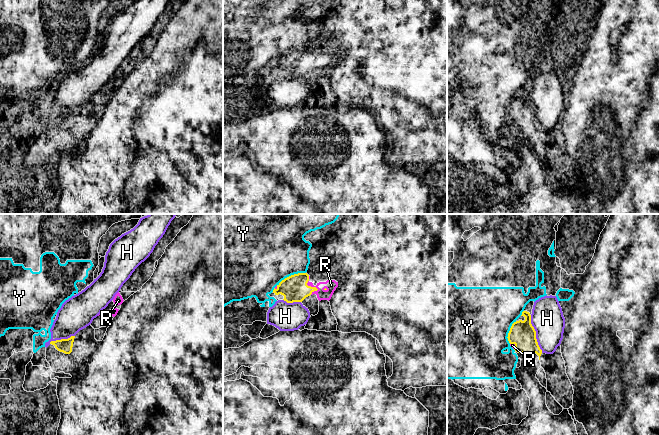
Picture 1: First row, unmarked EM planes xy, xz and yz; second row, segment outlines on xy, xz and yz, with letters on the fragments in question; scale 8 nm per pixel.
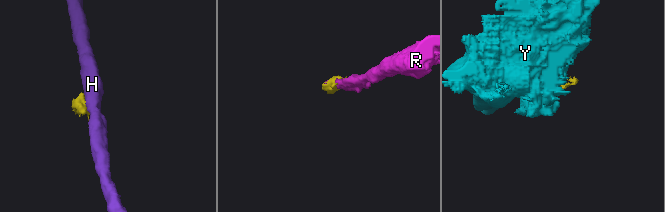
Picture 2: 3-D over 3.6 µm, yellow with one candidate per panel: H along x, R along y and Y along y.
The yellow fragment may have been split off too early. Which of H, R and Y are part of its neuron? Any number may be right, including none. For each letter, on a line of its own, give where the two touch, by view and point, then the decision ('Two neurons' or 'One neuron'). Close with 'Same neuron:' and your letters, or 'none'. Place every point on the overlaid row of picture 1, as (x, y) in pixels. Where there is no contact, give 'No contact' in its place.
H: Touches yellow at yz (535, 334). Two neurons
R: Touches yellow at xz (313, 287). One neuron
Y: Touches yellow at xz (291, 275). Two neurons
Same neuron: R

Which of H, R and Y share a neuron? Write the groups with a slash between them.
H / R / Y

